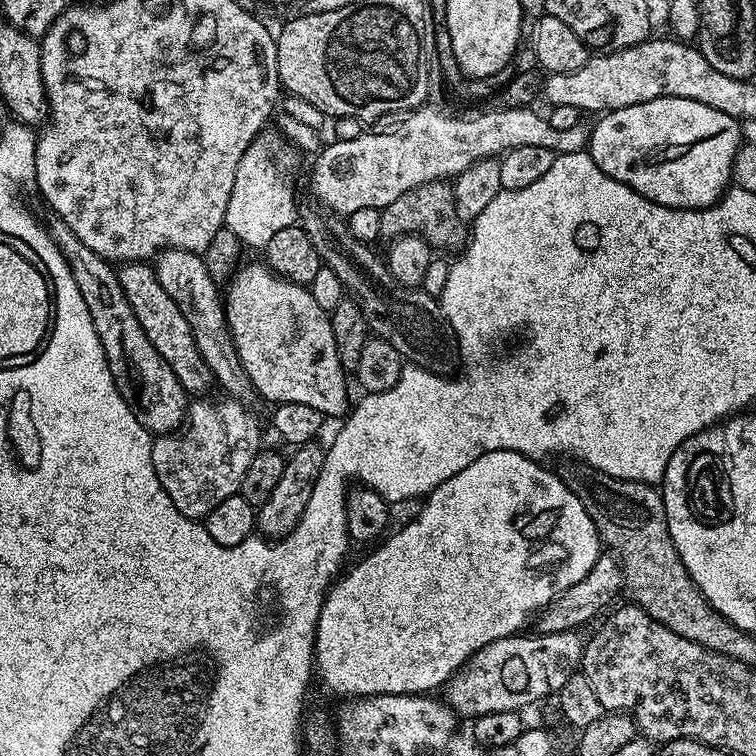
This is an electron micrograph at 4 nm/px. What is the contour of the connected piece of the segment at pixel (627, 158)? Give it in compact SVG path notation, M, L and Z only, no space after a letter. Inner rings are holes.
M667 96L654 98L650 102L638 102L638 106L626 106L622 110L603 113L597 120L600 121L596 125L593 123L590 128L586 149L588 155L594 158L594 162L598 162L602 171L610 174L610 178L630 186L630 190L642 194L642 198L650 198L650 202L658 202L662 206L671 208L708 208L711 204L718 203L732 184L732 163L742 143L742 124L730 114L722 114L722 110L714 110L714 106L702 106L702 102L694 102L690 98Z

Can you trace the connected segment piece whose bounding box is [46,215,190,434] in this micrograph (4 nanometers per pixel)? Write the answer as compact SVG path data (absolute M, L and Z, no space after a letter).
M53 215L51 219L46 227L70 266L70 274L82 294L82 302L86 302L86 310L90 310L90 322L94 322L98 342L102 342L110 374L122 398L130 410L134 410L134 418L142 422L147 432L167 434L177 431L186 419L189 393L178 382L174 370L170 370L166 358L154 350L150 338L146 338L146 330L138 326L138 318L134 318L126 290L122 290L119 271L109 261L94 254L94 250L90 250L90 246L86 246L86 242L82 242L82 238L78 238L78 234L74 234L60 216Z

